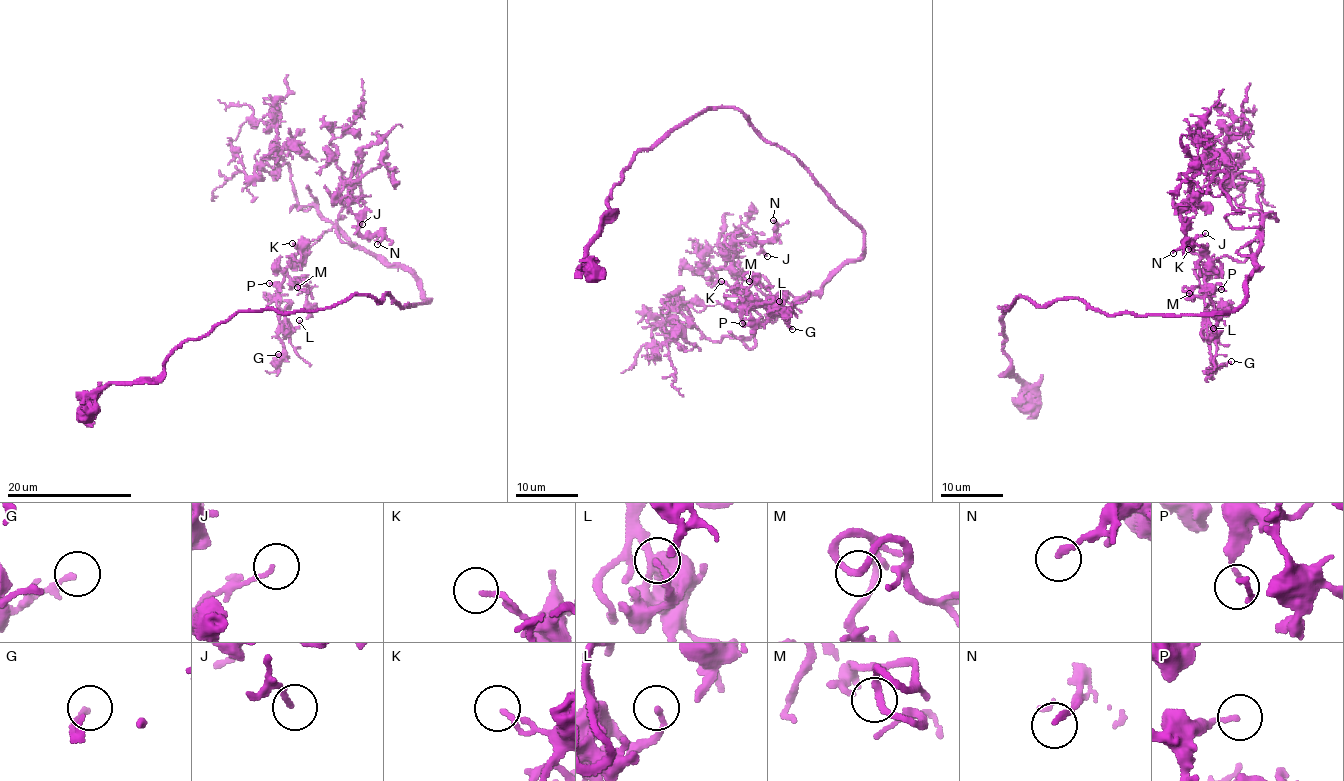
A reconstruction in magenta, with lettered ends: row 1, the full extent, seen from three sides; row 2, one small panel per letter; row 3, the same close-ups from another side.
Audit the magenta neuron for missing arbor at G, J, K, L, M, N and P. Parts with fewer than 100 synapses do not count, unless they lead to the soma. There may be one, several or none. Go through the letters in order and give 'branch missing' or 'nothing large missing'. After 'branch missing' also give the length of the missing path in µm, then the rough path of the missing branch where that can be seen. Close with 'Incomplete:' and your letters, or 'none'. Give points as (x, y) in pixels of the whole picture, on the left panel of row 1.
G: nothing large missing
J: nothing large missing
K: nothing large missing
L: nothing large missing
M: nothing large missing
N: nothing large missing
P: branch missing; missing 45 µm; course (269, 283), (279, 257), (260, 236), (262, 249), (269, 240), (247, 292), (256, 329)
Incomplete: P

